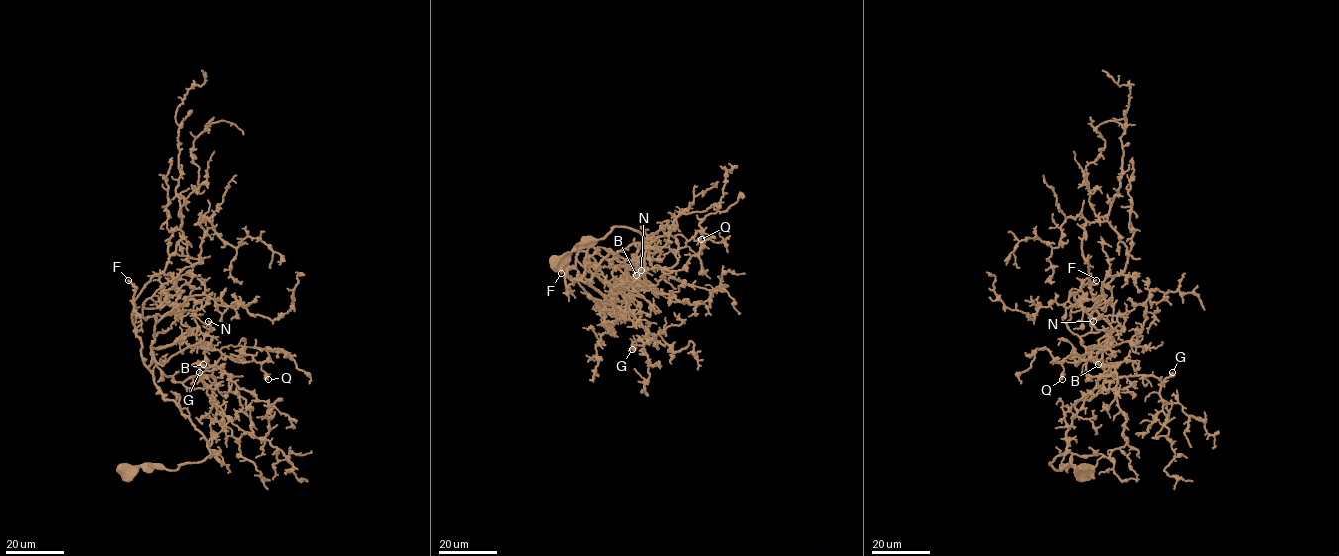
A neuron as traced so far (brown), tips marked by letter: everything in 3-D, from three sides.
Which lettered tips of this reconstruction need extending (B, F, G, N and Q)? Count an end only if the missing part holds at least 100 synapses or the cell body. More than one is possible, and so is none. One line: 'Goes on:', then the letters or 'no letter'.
Goes on: F

